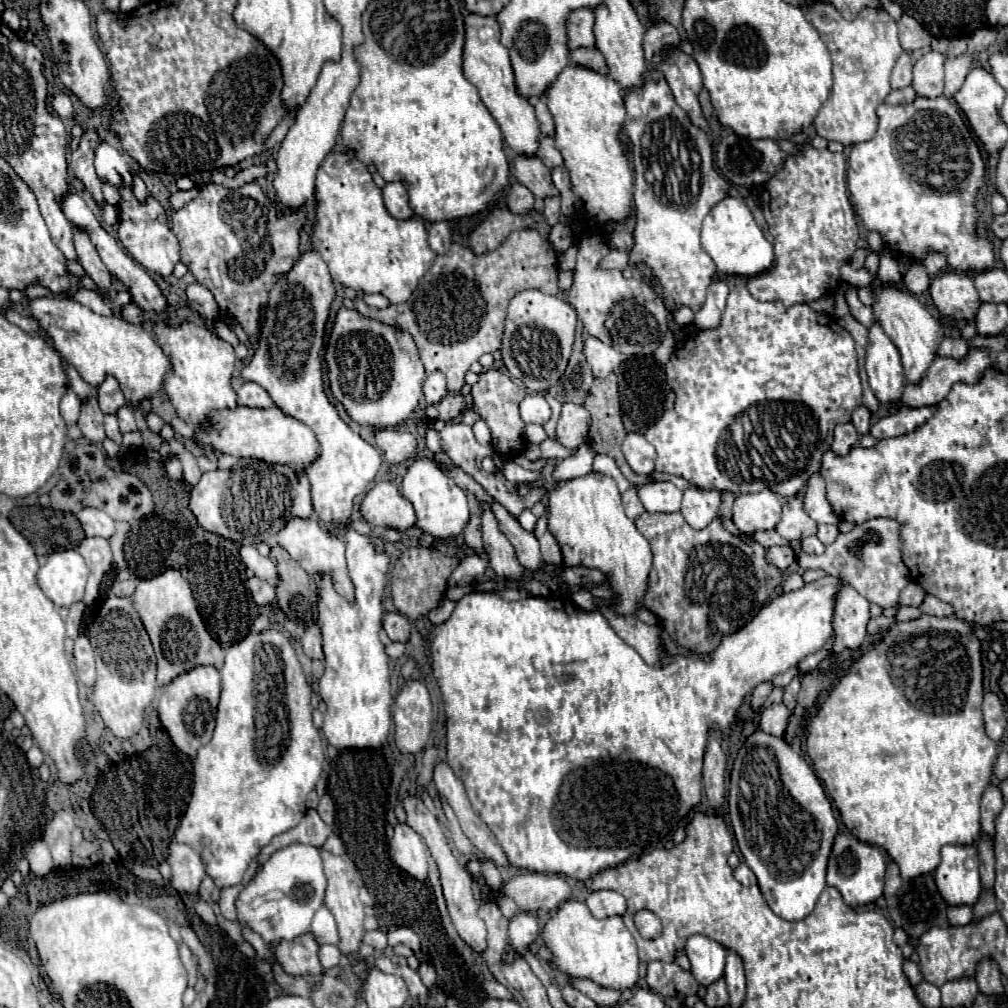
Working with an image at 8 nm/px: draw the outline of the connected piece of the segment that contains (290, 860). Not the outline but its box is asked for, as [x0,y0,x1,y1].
[237,845,327,949]

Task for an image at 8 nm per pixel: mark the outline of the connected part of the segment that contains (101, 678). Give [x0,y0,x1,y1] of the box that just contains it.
[89,595,157,739]

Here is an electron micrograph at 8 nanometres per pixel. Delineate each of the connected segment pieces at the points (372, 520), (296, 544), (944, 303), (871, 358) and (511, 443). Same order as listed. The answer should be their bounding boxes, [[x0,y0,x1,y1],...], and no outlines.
[[361,481,417,531],[275,517,353,601],[929,269,981,321],[865,323,905,405],[473,369,525,459]]

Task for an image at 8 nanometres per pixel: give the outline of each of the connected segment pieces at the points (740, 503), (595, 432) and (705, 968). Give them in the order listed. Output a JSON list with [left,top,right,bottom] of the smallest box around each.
[[733,489,781,535],[585,373,653,487],[685,935,725,985]]

